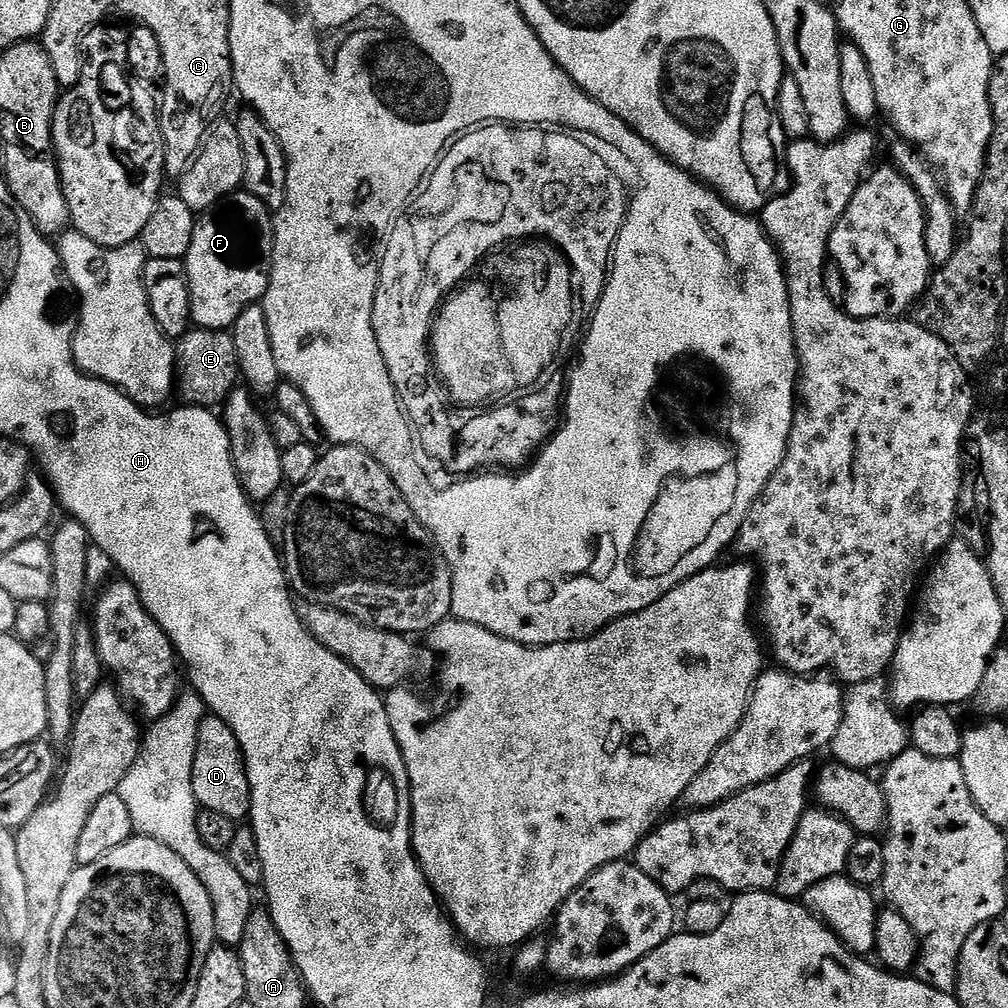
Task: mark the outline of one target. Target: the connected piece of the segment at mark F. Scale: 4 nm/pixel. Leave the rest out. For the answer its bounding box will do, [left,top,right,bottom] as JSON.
[183,194,272,332]

